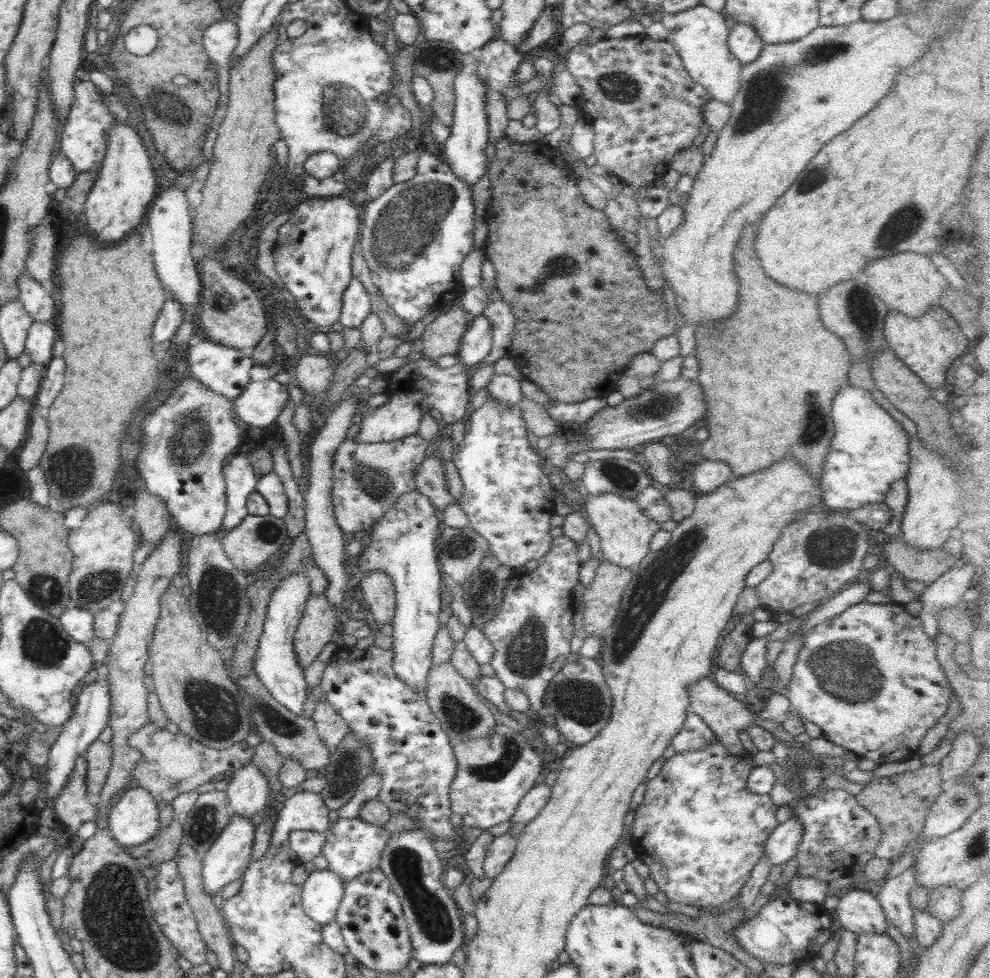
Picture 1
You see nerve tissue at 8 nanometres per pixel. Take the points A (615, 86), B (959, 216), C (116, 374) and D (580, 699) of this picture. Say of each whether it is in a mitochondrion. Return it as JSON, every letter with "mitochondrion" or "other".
{"A":"mitochondrion","B":"other","C":"other","D":"mitochondrion"}

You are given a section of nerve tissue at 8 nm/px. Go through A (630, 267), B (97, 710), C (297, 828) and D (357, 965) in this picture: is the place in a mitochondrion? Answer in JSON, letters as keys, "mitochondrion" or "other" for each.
{"A":"other","B":"other","C":"other","D":"other"}

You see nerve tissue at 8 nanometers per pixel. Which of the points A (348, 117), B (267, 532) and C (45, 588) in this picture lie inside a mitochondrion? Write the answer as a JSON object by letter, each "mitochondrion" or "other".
{"A":"mitochondrion","B":"mitochondrion","C":"mitochondrion"}

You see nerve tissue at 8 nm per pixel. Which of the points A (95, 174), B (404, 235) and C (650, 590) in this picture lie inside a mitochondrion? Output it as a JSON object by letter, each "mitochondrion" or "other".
{"A":"other","B":"mitochondrion","C":"mitochondrion"}

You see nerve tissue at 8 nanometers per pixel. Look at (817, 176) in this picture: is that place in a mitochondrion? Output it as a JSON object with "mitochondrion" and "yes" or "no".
{"mitochondrion":"yes"}

